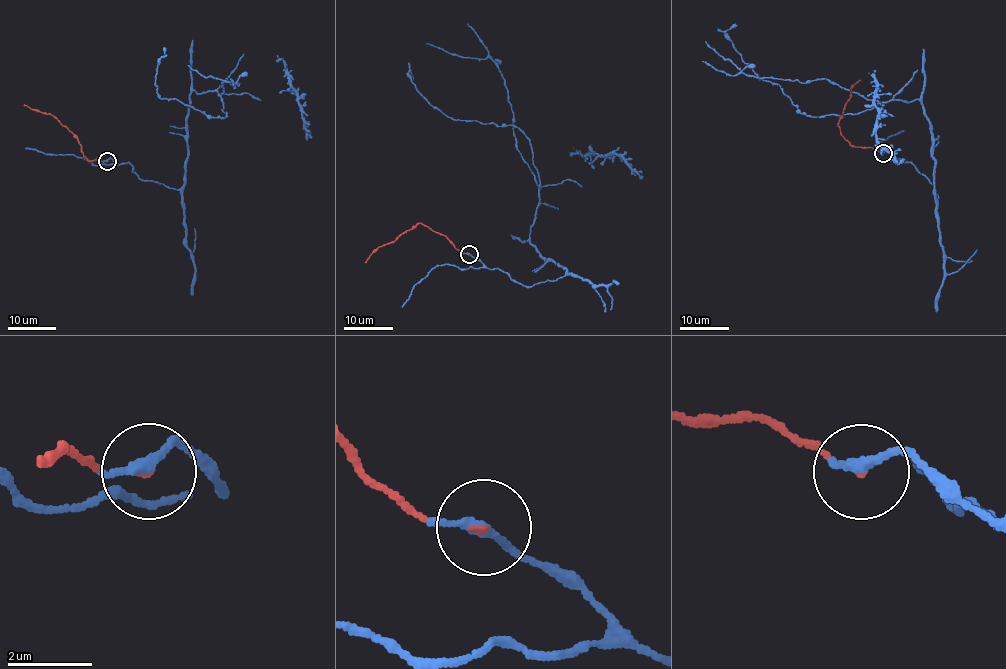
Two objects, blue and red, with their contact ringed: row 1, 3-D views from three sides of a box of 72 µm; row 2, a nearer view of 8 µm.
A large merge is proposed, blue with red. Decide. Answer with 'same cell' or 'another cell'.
same cell

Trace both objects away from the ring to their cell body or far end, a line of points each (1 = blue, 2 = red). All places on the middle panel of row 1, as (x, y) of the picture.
1: (468, 253), (527, 287), (567, 270), (530, 244), (540, 183), (530, 143), (511, 125), (453, 120), (412, 79)
2: (468, 253), (462, 252), (447, 237), (419, 223), (380, 246), (364, 262)

